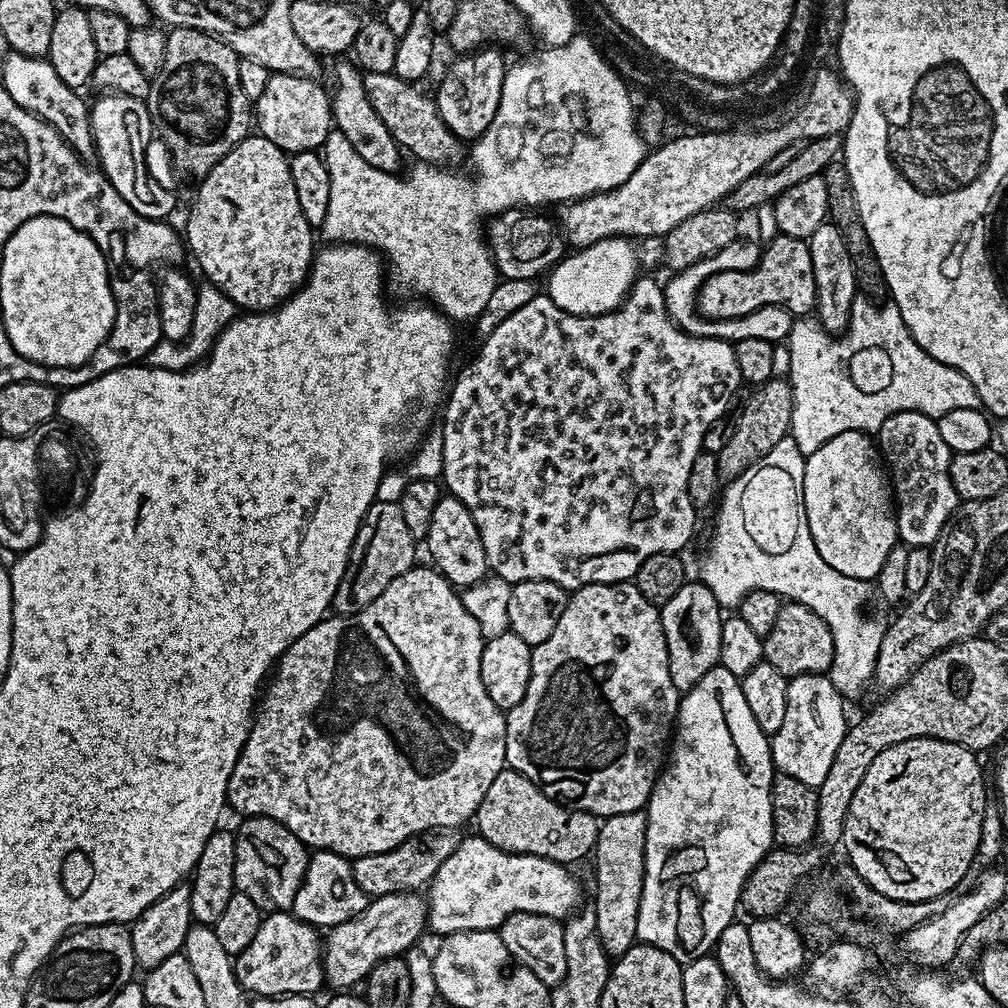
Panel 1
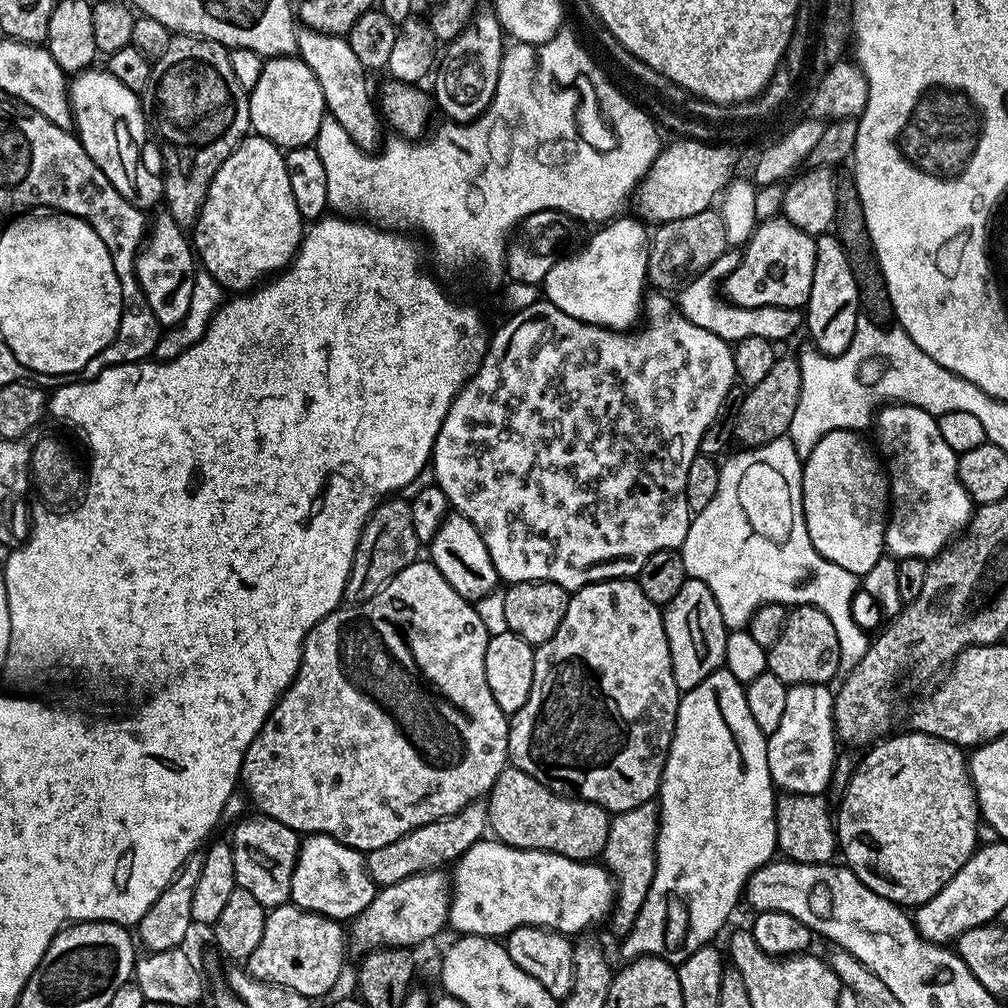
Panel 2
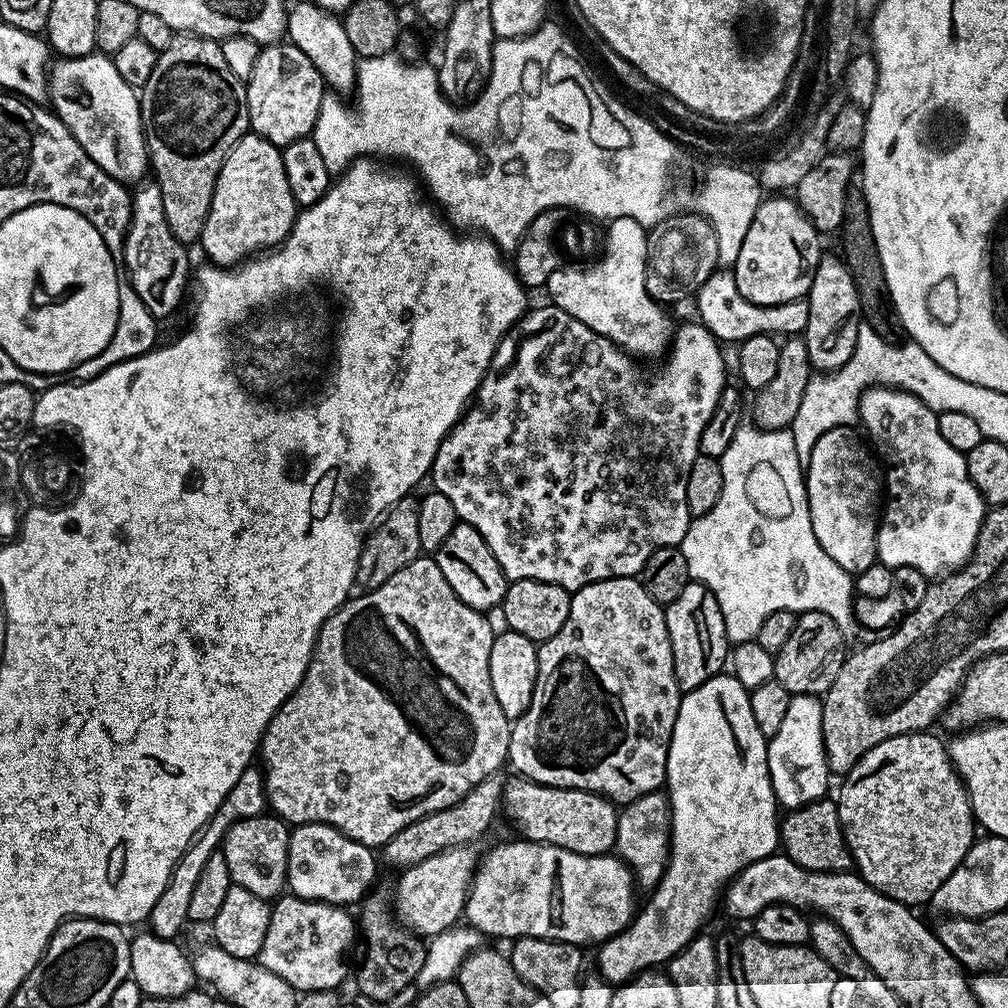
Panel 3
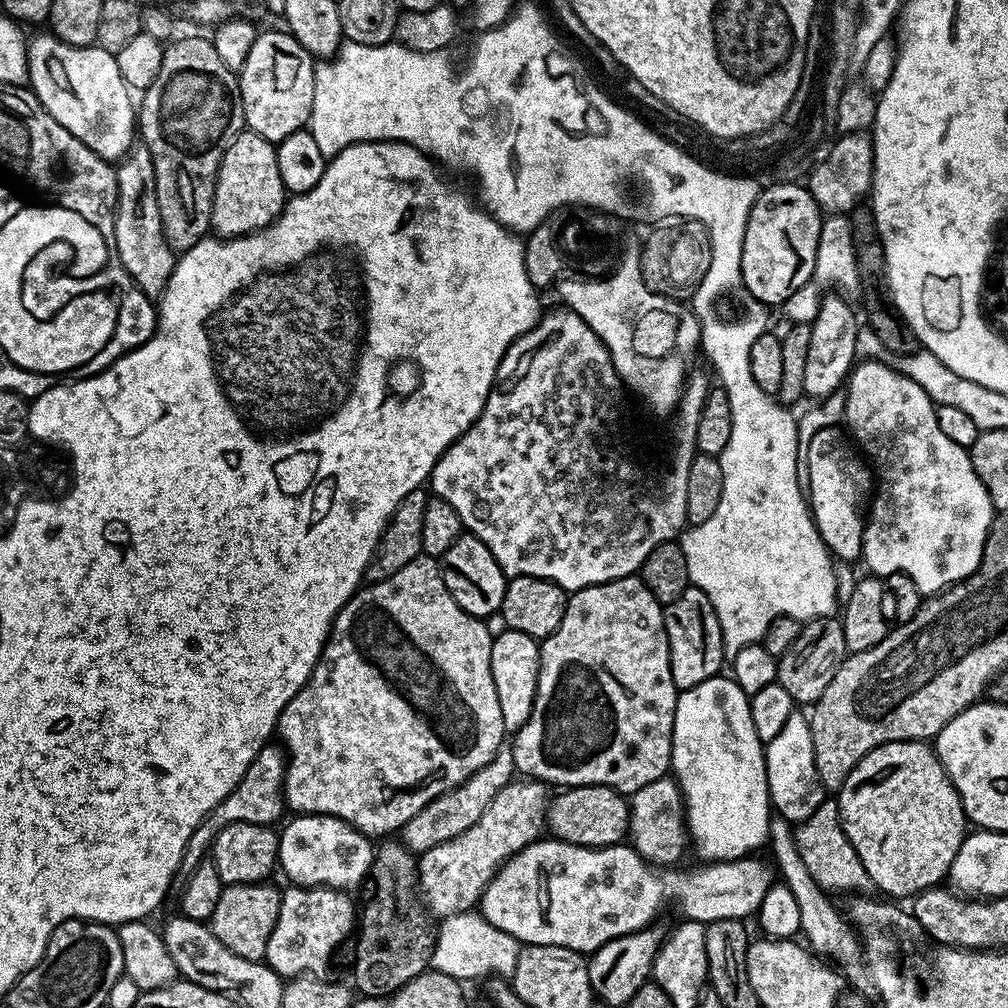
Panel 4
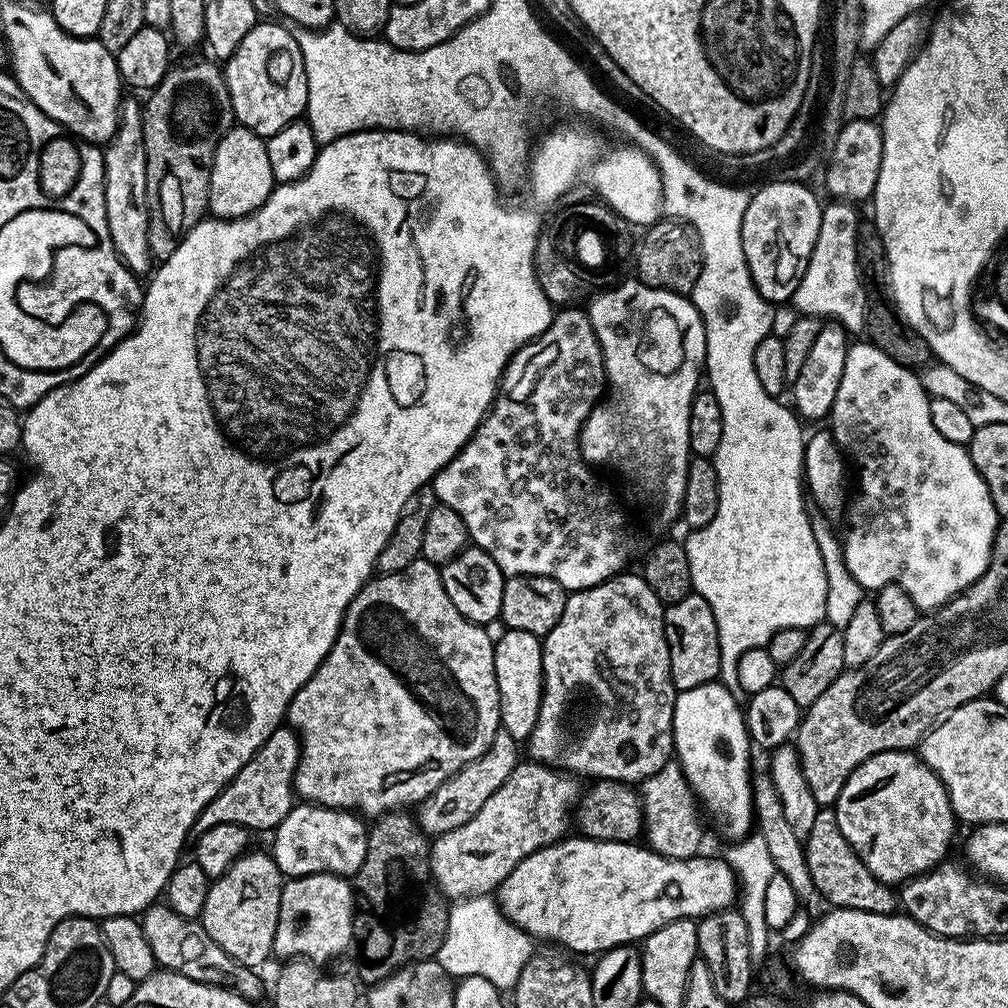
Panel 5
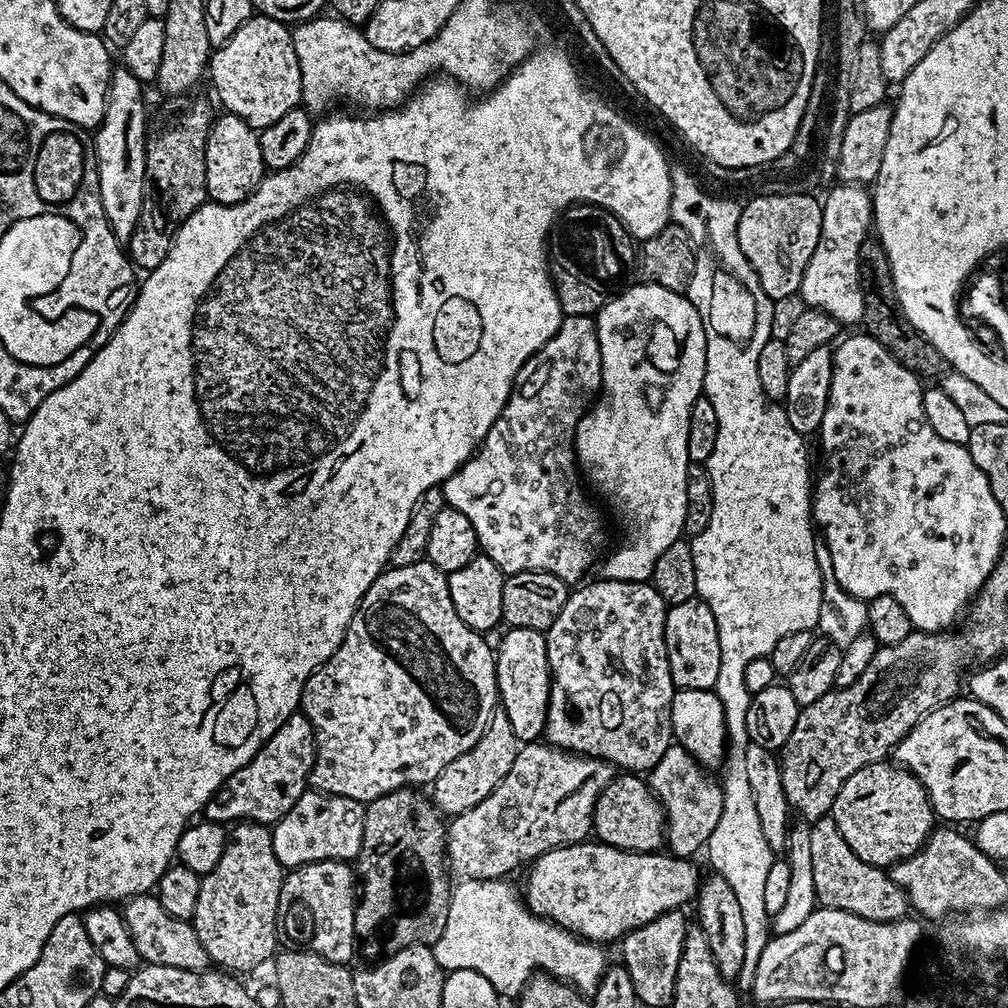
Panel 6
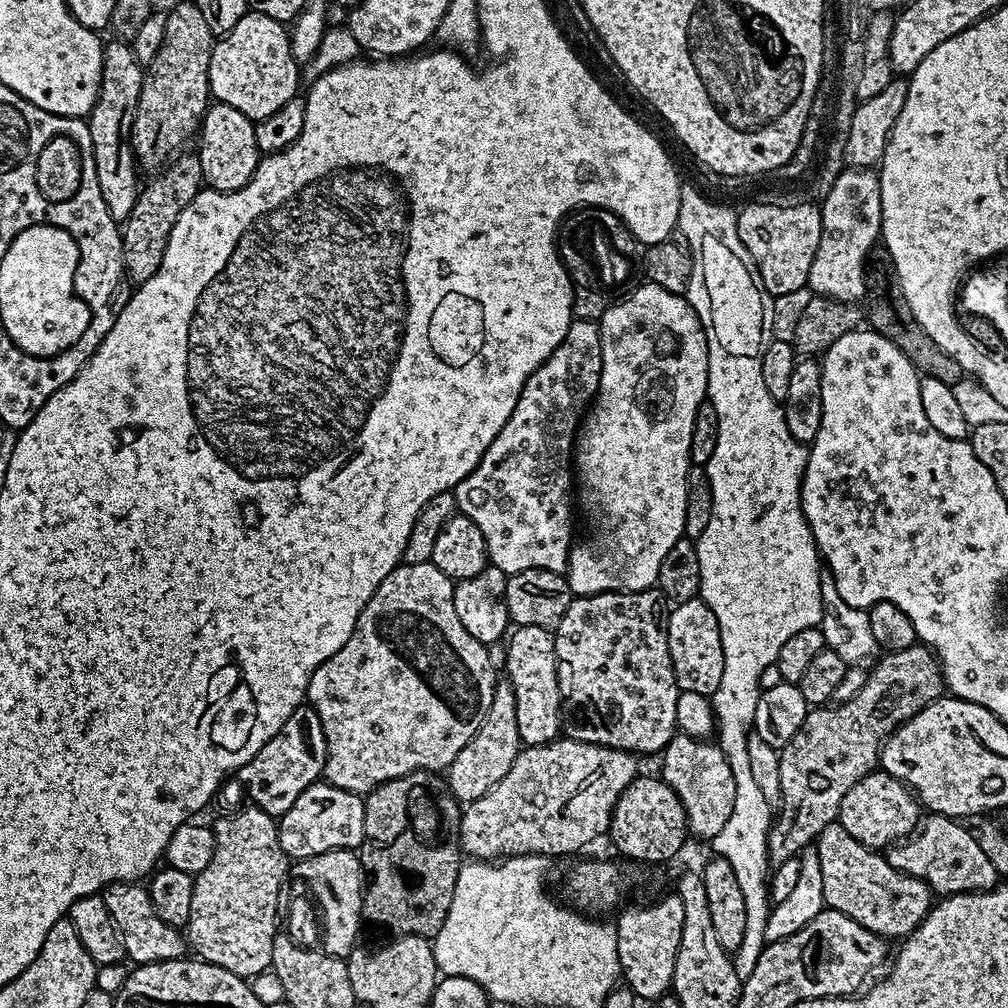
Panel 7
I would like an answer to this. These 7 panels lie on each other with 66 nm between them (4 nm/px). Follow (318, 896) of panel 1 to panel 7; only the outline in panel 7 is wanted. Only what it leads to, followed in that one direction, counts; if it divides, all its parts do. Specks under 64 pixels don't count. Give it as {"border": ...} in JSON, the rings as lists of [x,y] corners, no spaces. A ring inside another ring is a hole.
{"border":[[[317,782],[302,790],[302,794],[298,794],[298,802],[294,802],[294,806],[290,806],[290,810],[286,810],[286,814],[279,817],[278,827],[284,855],[293,861],[314,858],[314,854],[326,854],[326,850],[356,850],[364,841],[364,801],[355,792],[342,790],[327,782]]]}

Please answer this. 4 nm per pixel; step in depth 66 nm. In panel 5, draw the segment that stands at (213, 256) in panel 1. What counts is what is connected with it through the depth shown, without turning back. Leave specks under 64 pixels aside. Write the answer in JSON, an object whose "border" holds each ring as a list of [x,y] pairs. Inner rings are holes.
{"border":[[[229,128],[214,150],[208,187],[208,212],[217,220],[237,220],[240,216],[248,216],[264,205],[273,187],[265,137],[254,134],[248,128]]]}

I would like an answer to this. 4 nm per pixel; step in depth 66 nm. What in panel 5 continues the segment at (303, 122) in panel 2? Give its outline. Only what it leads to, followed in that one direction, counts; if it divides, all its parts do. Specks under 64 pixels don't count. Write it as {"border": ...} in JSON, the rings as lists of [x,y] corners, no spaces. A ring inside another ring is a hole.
{"border":[[[258,22],[223,65],[235,123],[265,138],[278,134],[308,111],[304,55],[295,35],[280,24]]]}

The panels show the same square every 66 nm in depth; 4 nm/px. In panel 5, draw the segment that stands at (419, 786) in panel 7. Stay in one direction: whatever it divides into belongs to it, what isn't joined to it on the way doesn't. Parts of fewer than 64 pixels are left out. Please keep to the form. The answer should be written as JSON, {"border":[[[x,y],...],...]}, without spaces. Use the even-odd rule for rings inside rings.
{"border":[[[404,810],[387,813],[368,830],[368,853],[358,873],[358,880],[372,884],[365,890],[364,896],[362,892],[364,917],[358,920],[358,944],[360,940],[360,956],[364,959],[360,964],[359,979],[364,979],[368,986],[385,980],[400,968],[411,966],[416,960],[435,957],[446,938],[450,904],[432,879],[429,837],[420,831],[419,823],[408,815]]]}

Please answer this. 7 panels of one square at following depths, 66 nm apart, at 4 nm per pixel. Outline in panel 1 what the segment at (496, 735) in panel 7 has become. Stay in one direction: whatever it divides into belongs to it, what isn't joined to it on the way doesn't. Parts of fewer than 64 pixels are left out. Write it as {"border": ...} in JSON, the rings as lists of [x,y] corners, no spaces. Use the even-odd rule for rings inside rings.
{"border":[[[452,830],[421,832],[419,836],[411,836],[406,842],[394,846],[394,850],[355,857],[352,860],[354,878],[369,898],[423,889],[431,884],[434,874],[438,874],[438,866],[442,866],[460,845],[461,837],[456,835]]]}

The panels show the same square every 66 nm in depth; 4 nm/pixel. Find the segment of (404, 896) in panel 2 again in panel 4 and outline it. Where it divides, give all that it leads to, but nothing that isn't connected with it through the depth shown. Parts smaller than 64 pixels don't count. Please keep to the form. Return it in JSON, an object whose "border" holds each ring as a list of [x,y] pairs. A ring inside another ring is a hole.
{"border":[[[531,778],[513,779],[511,784],[498,790],[494,802],[490,802],[490,806],[486,806],[486,814],[482,814],[480,821],[474,826],[470,826],[470,830],[458,834],[458,838],[450,838],[450,842],[442,842],[442,846],[434,846],[430,850],[419,853],[418,888],[422,893],[422,900],[427,911],[433,917],[436,915],[437,918],[473,911],[479,905],[480,895],[486,890],[486,886],[492,881],[496,871],[526,845],[541,839],[546,828],[549,803],[549,785]]]}

